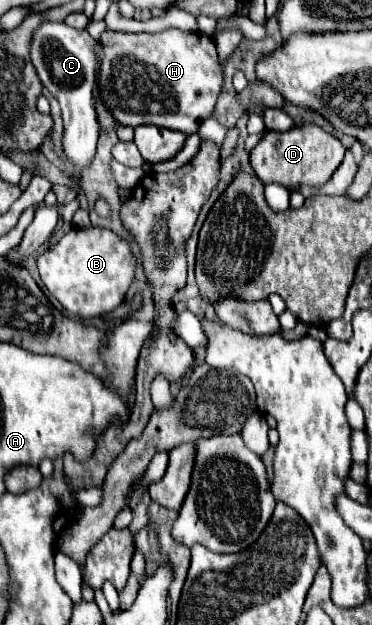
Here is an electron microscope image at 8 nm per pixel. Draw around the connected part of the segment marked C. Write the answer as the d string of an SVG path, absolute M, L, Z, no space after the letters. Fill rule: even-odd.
M43 23L35 31L33 45L31 45L31 61L37 69L37 75L61 105L63 153L67 161L79 169L87 169L91 165L99 139L99 123L91 97L93 73L97 67L93 47L95 47L95 39L91 39L87 29L73 29L65 23Z

